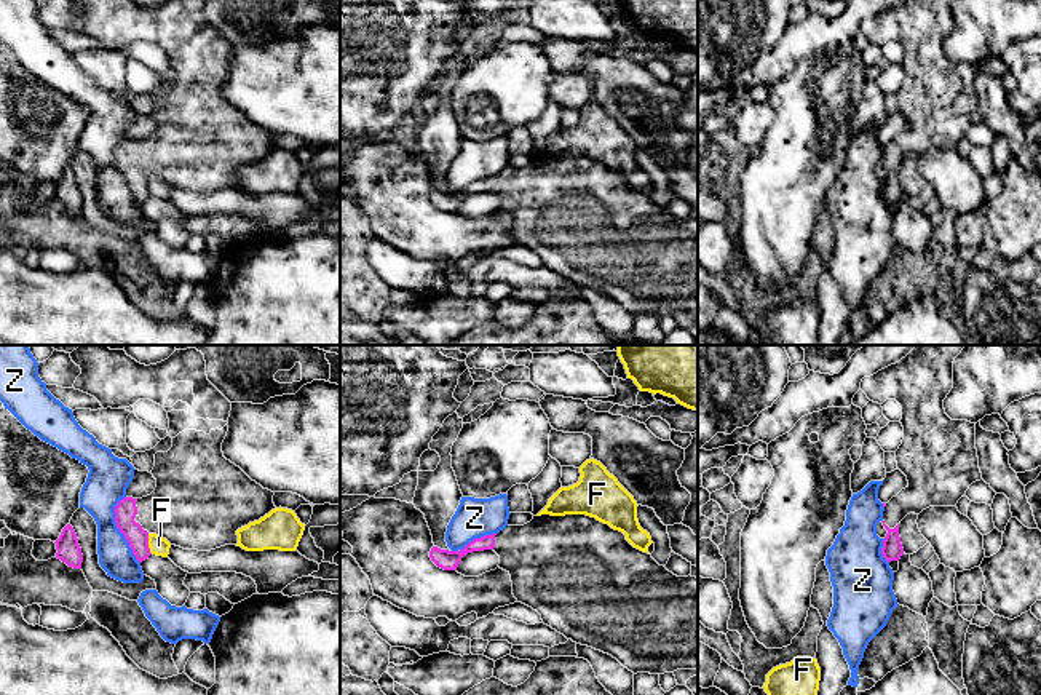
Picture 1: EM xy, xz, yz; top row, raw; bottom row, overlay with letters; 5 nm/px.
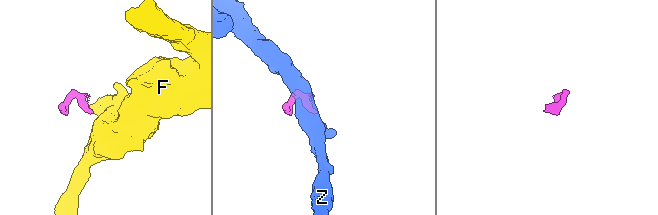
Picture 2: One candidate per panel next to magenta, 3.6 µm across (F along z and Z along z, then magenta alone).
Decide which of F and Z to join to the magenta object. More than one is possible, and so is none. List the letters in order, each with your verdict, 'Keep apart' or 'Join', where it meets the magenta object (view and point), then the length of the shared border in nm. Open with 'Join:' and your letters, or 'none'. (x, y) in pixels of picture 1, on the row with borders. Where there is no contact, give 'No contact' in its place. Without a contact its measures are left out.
Join: none
F: Keep apart. Touches magenta at xy (147, 544). Shared border 110 nm
Z: Keep apart. Touches magenta at xy (118, 528). Shared border 360 nm

